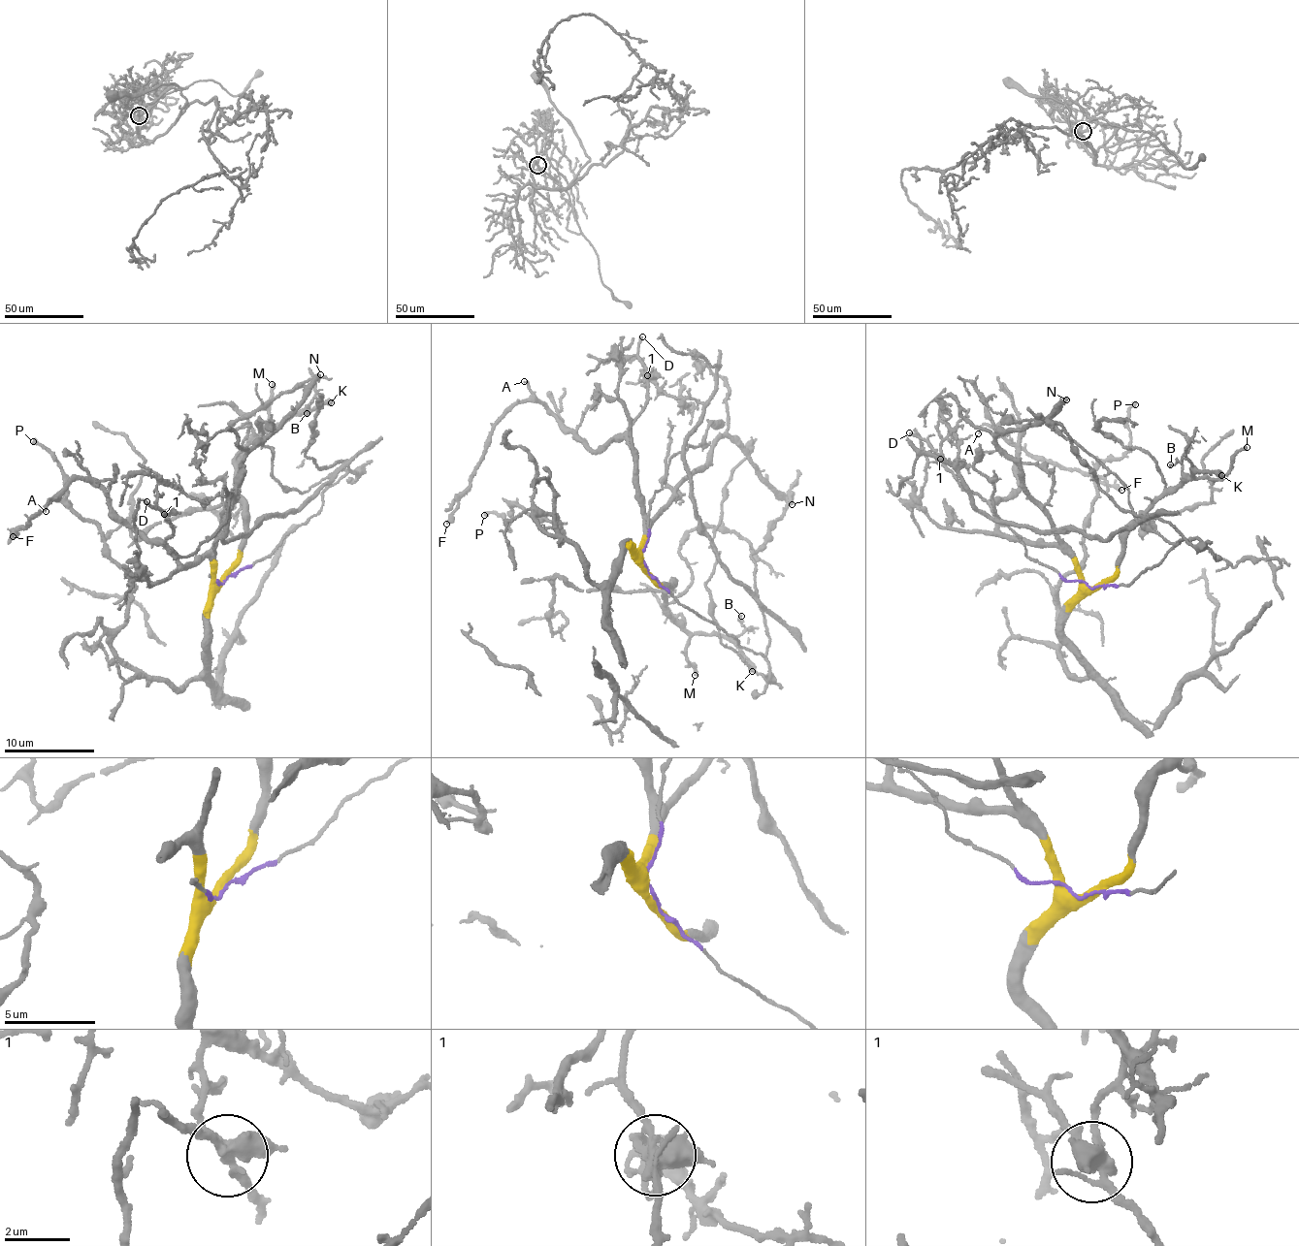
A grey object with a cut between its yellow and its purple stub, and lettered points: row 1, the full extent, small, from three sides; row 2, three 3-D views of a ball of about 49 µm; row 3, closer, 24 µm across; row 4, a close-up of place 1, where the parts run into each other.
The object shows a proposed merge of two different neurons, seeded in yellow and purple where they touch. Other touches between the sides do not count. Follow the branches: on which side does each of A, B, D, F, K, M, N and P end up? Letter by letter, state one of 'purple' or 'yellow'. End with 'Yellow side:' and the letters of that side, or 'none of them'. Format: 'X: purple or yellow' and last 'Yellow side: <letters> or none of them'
A: yellow
B: yellow
D: yellow
F: yellow
K: yellow
M: yellow
N: yellow
P: yellow
Yellow side: A, B, D, F, K, M, N, P

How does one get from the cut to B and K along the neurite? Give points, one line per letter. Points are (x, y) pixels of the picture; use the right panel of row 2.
B: (1094, 586), (1101, 586), (1116, 571), (1120, 536), (1193, 475), (1191, 477), (1193, 470), (1185, 458), (1170, 465)
K: (1094, 586), (1101, 586), (1116, 571), (1120, 536), (1191, 477), (1193, 470), (1222, 476)

